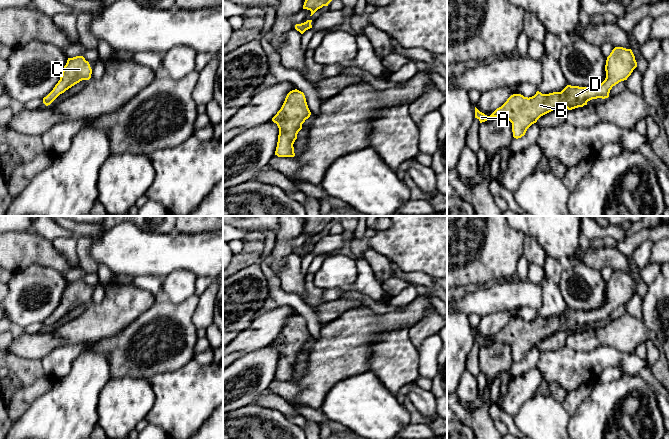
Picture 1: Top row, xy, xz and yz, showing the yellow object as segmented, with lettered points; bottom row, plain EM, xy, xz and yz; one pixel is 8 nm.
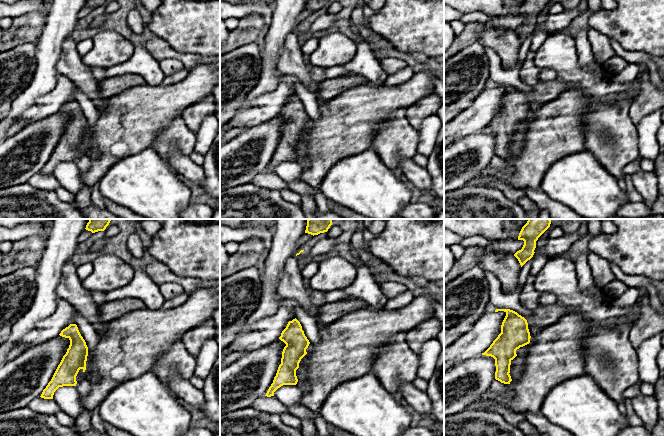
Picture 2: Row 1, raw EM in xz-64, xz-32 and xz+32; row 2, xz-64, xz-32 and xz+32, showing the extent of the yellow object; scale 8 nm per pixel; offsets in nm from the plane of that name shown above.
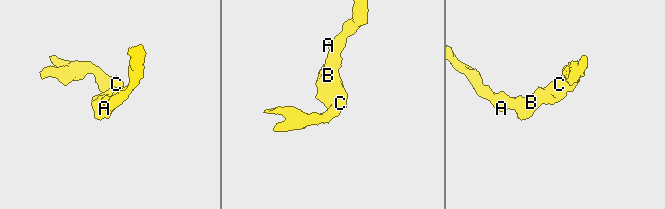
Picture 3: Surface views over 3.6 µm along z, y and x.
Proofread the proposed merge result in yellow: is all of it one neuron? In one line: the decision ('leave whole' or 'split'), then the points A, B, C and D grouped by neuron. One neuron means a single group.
leave whole; A B C D

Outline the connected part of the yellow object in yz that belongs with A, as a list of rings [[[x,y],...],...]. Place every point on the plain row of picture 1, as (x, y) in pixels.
[[[615,271],[607,281],[606,302],[601,308],[591,311],[567,309],[561,316],[542,318],[537,315],[529,322],[521,318],[513,318],[490,340],[475,331],[475,342],[480,347],[490,341],[507,343],[512,347],[513,361],[518,363],[524,360],[527,353],[541,340],[559,331],[572,334],[587,329],[587,326],[592,323],[608,322],[612,311],[627,304],[636,291],[637,286],[631,273]]]

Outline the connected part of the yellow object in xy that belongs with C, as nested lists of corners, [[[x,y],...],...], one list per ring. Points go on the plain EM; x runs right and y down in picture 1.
[[[83,280],[68,282],[66,289],[62,295],[60,304],[53,314],[43,322],[43,327],[50,329],[60,318],[79,307],[82,304],[91,302],[92,293],[88,285]]]

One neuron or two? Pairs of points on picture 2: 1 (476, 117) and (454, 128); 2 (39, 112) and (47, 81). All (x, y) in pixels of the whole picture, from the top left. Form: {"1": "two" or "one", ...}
{"1": "one", "2": "two"}

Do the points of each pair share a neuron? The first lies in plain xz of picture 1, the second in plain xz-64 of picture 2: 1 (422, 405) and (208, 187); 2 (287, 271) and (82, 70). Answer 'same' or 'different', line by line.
1: different
2: same

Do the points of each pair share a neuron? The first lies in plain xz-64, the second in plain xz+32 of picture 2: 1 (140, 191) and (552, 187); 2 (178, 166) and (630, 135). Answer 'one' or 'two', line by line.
1: one
2: two

